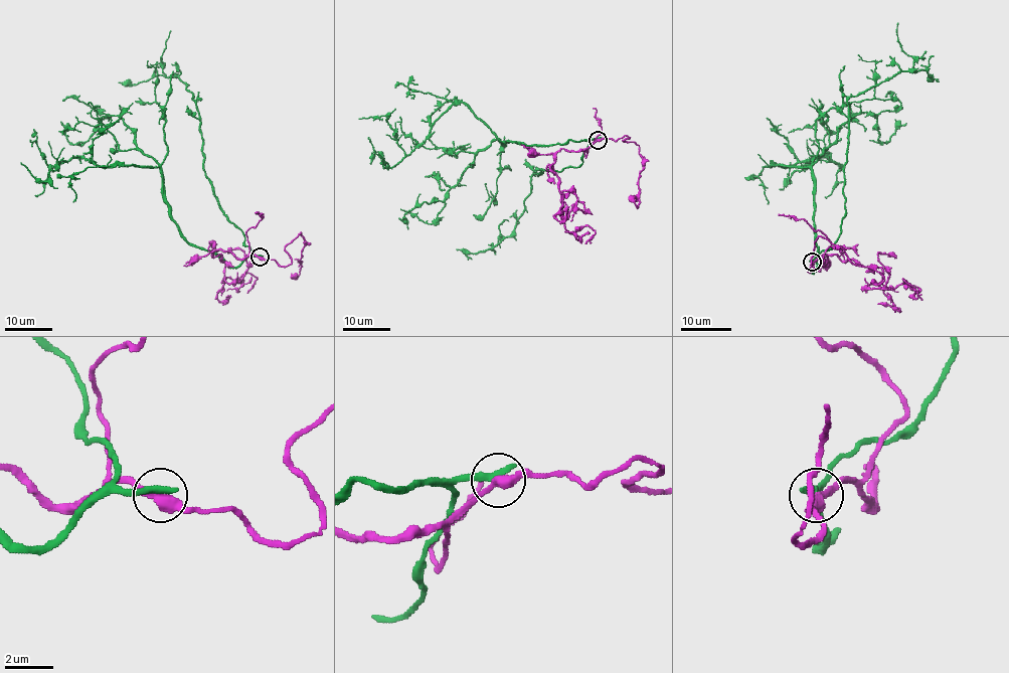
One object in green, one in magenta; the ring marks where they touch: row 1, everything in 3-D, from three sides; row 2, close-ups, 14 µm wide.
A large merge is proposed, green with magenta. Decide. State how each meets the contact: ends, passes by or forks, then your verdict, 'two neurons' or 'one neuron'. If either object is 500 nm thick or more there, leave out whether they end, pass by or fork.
green ends; magenta passes by; two neurons

